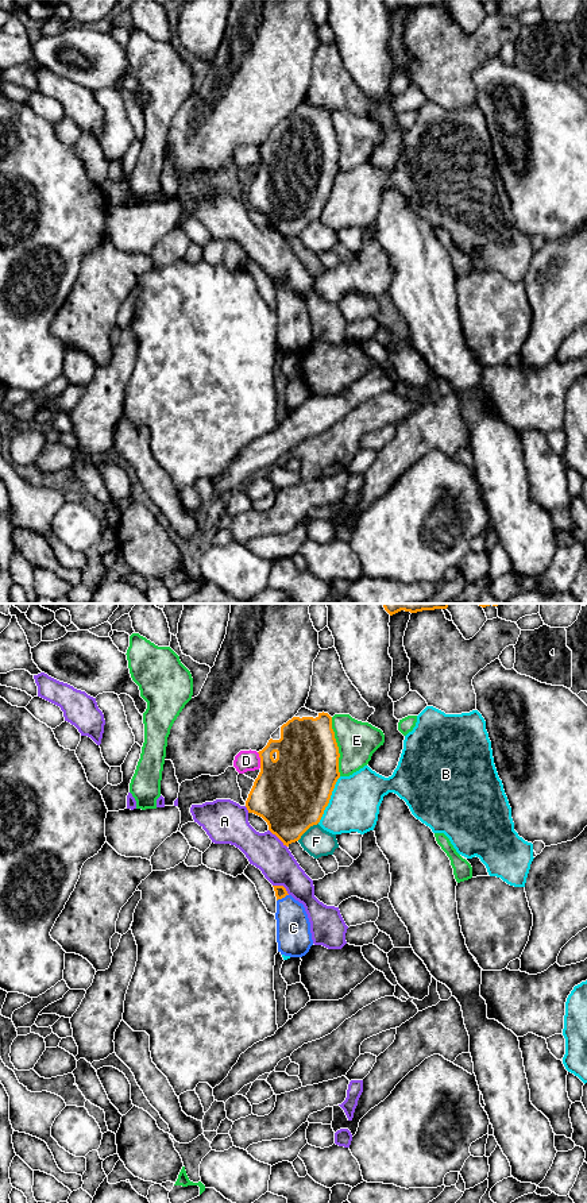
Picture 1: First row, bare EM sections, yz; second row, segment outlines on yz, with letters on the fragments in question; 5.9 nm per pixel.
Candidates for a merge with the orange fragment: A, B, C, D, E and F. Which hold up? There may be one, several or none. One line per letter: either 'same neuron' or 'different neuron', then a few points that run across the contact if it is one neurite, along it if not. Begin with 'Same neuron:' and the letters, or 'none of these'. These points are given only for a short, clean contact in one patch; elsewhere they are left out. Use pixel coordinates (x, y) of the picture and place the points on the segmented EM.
Same neuron: C
A: different neuron
B: different neuron
C: same neuron; line yz (281, 891), (282, 897), (290, 913), (293, 928)
D: different neuron
E: different neuron
F: different neuron

